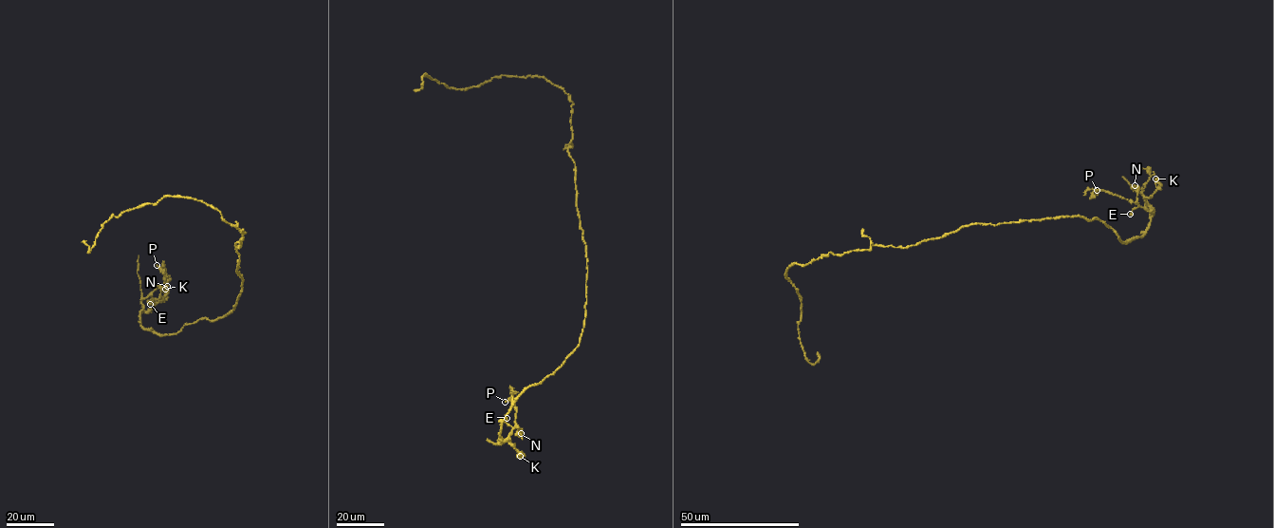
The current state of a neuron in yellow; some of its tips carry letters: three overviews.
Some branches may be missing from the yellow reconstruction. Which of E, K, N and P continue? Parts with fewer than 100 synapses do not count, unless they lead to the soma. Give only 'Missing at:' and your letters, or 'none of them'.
Missing at: none of them

